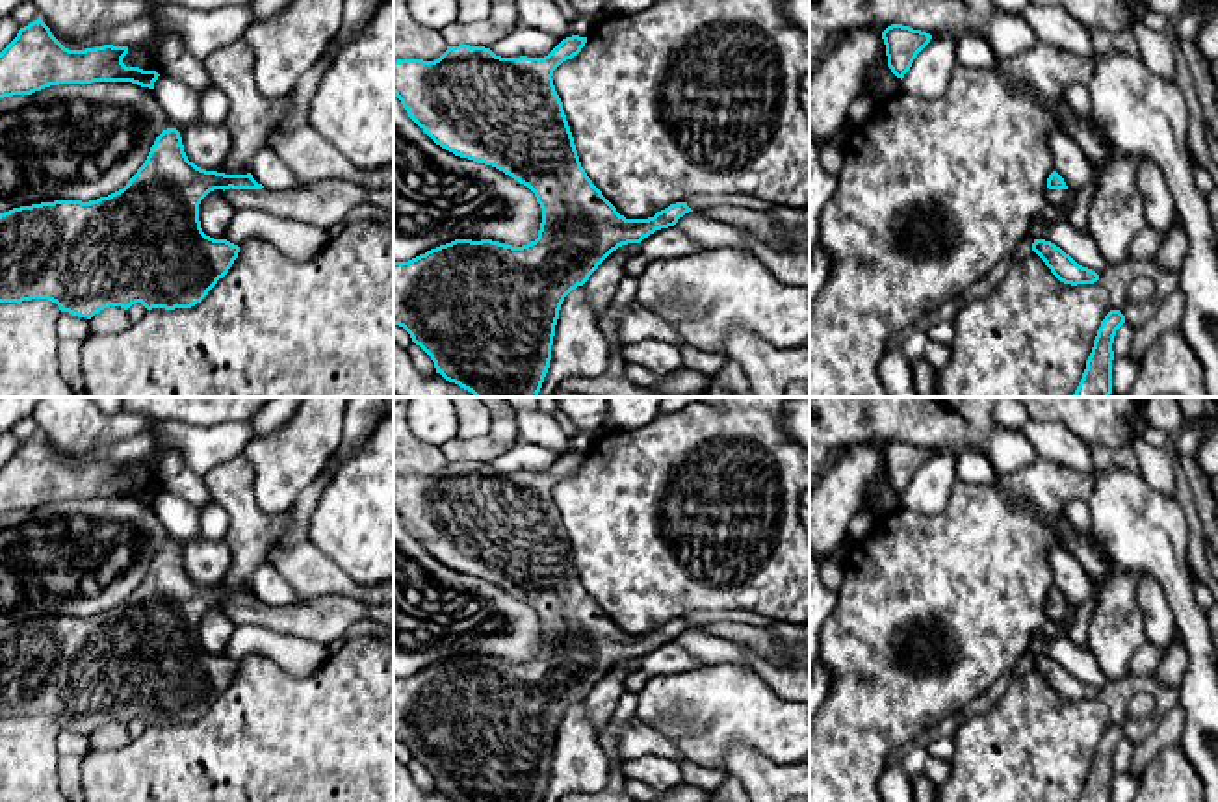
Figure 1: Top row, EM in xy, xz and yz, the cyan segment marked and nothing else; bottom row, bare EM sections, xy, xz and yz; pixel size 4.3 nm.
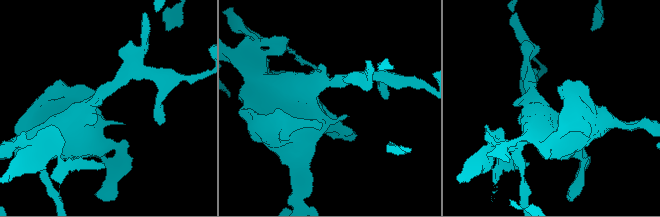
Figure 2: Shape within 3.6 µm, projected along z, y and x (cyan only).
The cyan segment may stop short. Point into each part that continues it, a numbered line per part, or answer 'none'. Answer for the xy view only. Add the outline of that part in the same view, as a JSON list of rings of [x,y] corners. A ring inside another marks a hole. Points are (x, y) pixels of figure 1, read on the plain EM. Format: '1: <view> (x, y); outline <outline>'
1: xy (325, 619); outline [[[349,596],[304,598],[297,607],[275,605],[225,605],[236,626],[264,626],[277,633],[332,644],[349,635],[349,627],[364,618],[394,631],[394,605],[366,605]]]

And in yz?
1: yz (1061, 613); outline [[[1045,605],[1047,616],[1058,622],[1064,622],[1071,616],[1071,611],[1068,605]]]

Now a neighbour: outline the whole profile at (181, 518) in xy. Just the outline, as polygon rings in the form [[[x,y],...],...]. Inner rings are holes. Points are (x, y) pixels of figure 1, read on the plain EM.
[[[160,490],[154,498],[154,511],[173,538],[193,540],[202,537],[199,525],[199,509],[186,499]]]

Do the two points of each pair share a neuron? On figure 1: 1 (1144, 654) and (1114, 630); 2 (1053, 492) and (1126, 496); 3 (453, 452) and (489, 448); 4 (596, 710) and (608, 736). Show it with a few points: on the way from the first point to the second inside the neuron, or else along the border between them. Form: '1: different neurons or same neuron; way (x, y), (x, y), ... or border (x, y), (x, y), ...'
1: different neurons; border (1146, 641), (1131, 658), (1129, 672)
2: different neurons; border (1096, 472), (1096, 483), (1087, 500)
3: same neuron; way (463, 450), (479, 450)
4: different neurons; border (626, 689), (611, 721), (598, 734)

